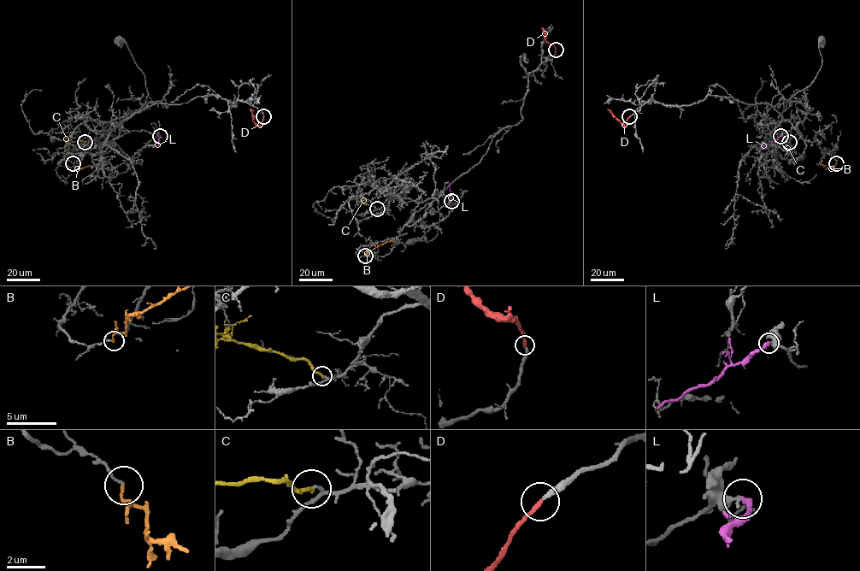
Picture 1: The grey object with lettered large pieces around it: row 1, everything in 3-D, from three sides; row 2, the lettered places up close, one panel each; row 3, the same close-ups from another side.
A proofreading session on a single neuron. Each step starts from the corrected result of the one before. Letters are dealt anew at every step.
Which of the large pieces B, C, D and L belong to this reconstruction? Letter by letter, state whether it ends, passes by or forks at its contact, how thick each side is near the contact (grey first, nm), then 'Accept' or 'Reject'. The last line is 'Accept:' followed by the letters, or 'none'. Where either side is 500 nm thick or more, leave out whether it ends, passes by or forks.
B: It ends there. Thickness 110 nm (grey) against 130 nm. Reject
C: It ends there. Thickness 140 nm (grey) against 200 nm. Reject
D: It ends there. Thickness 240 nm (grey) against 260 nm. Accept
L: It ends there. Thickness 280 nm (grey) against 280 nm. Reject
Accept: D

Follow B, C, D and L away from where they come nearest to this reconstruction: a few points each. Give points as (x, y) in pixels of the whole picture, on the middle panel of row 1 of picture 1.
B: (365, 256), (384, 243), (396, 242)
C: (377, 208), (361, 203), (358, 208)
D: (556, 50), (544, 38), (541, 27)
L: (451, 201), (449, 185), (452, 182)

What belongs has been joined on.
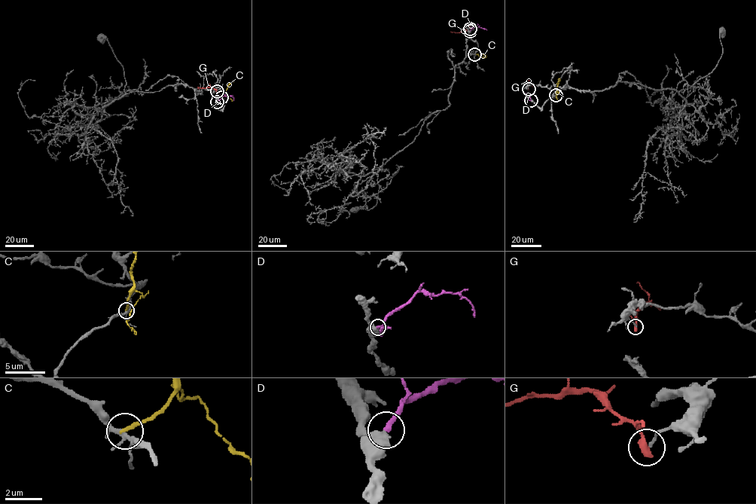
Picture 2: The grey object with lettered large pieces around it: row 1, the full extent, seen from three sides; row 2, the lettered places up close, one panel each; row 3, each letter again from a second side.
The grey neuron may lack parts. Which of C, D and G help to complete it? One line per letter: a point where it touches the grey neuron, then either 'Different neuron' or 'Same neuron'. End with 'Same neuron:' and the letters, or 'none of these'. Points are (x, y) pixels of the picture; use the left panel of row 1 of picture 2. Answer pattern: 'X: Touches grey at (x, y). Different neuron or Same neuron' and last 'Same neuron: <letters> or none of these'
C: Touches grey at (221, 97). Different neuron
D: Touches grey at (217, 102). Different neuron
G: Touches grey at (217, 91). Different neuron
Same neuron: none of these

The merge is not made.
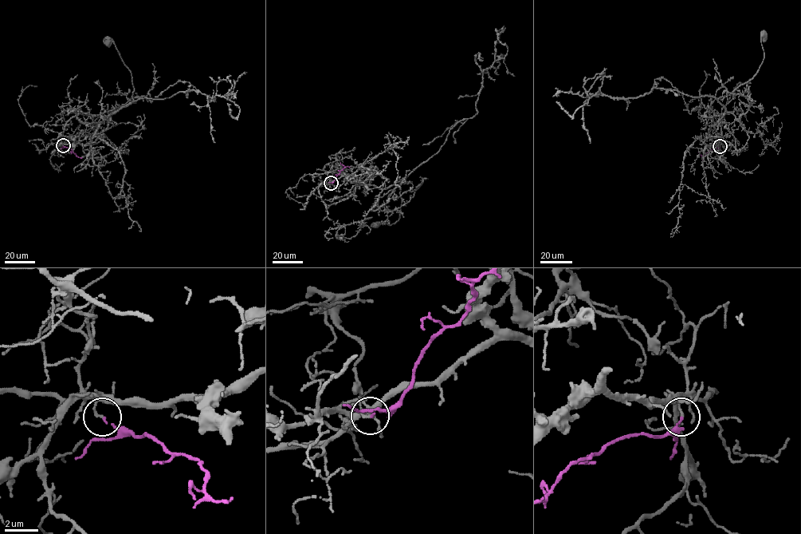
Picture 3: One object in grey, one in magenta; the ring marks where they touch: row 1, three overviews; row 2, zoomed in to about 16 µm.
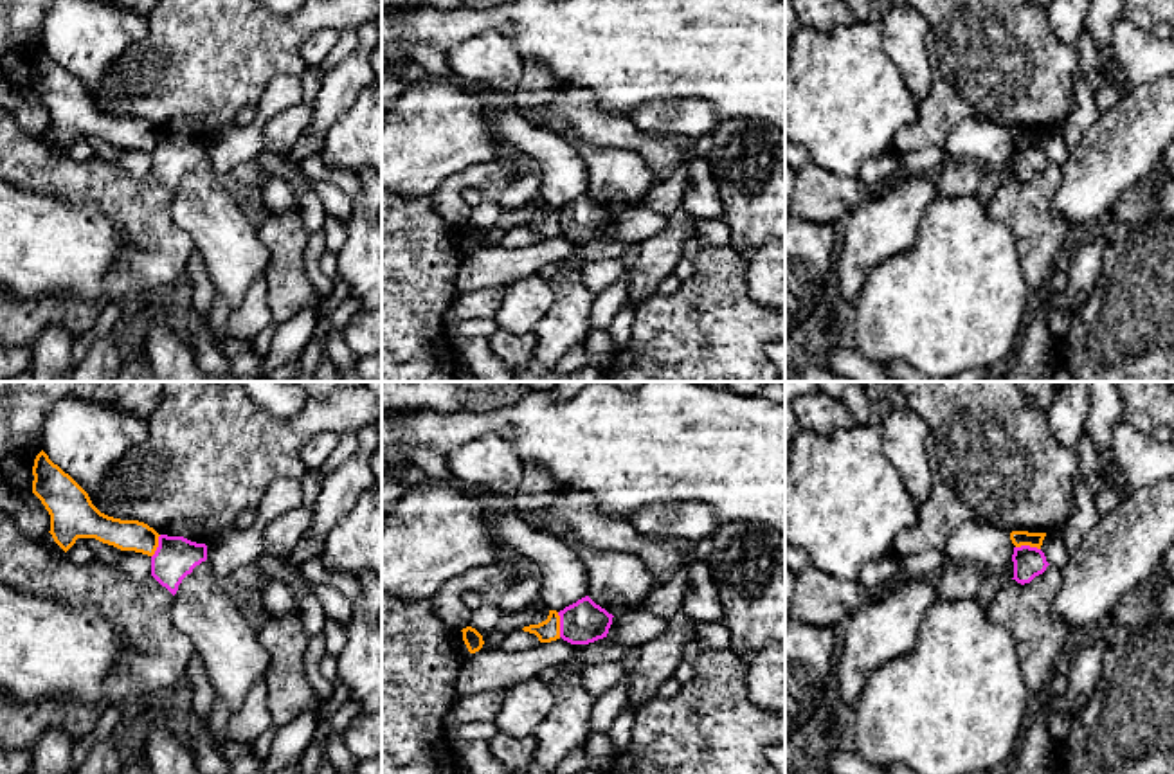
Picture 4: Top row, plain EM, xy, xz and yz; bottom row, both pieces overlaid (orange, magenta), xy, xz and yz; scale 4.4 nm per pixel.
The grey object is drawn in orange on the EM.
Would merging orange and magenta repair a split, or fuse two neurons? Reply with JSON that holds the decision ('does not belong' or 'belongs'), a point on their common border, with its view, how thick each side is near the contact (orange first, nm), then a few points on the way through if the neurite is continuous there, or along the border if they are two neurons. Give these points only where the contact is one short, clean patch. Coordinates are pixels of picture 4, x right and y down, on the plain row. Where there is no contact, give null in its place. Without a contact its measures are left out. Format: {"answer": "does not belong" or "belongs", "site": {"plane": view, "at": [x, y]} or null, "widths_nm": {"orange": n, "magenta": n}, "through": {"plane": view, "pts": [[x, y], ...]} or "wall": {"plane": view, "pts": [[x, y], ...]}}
{"answer": "does not belong", "site": {"plane": "xz", "at": [559, 222]}, "widths_nm": {"orange": 100, "magenta": 190}, "wall": {"plane": "xz", "pts": [[557, 209], [560, 233]]}}

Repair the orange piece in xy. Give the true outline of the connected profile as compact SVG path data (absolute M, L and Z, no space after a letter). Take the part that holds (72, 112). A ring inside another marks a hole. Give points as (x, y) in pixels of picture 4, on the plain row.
M41 47L32 63L32 90L50 112L50 131L67 149L77 135L95 135L121 148L153 153L158 130L139 117L101 110L88 90Z

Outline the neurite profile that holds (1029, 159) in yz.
M1030 142L1014 144L1012 158L1014 158L1012 176L1016 176L1021 182L1030 180L1035 173L1043 171L1050 162L1046 158L1044 149Z

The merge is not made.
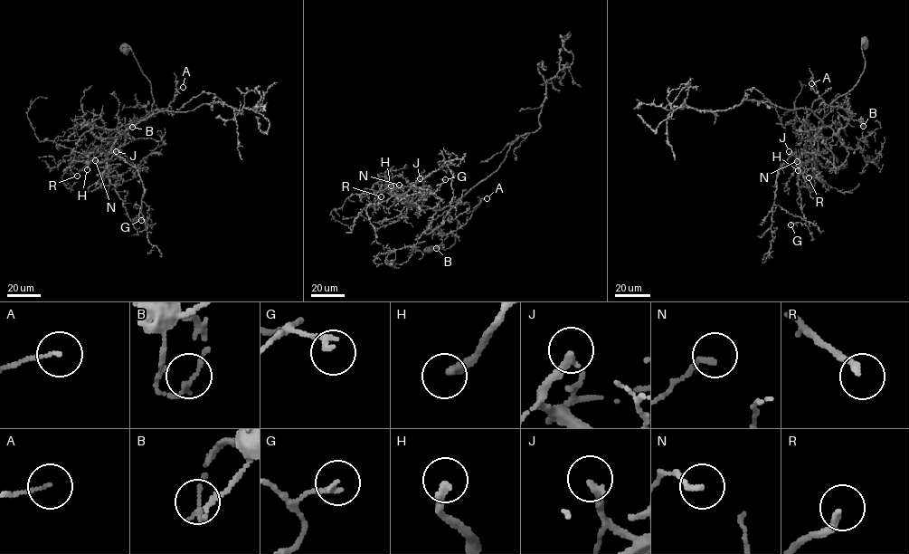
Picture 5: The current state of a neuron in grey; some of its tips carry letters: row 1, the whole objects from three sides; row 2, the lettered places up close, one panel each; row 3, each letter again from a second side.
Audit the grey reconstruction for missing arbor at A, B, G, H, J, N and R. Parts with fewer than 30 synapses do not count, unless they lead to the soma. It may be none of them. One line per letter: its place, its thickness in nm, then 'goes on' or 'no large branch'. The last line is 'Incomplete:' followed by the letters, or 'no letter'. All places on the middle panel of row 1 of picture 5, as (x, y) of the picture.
A: (487, 198) | 100 nm | no large branch
B: (436, 248) | 170 nm | no large branch
G: (445, 179) | 180 nm | no large branch
H: (391, 186) | 240 nm | goes on
J: (420, 178) | 260 nm | goes on
N: (399, 185) | 160 nm | no large branch
R: (381, 196) | 220 nm | goes on
Incomplete: H, J, R

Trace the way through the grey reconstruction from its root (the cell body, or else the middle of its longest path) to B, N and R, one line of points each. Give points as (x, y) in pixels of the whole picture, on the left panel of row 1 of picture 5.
B: (125, 48), (132, 52), (149, 81), (154, 100), (153, 113), (130, 128), (127, 134), (132, 127)
N: (125, 48), (132, 52), (149, 81), (153, 113), (129, 127), (104, 158), (95, 160)
R: (125, 48), (132, 52), (149, 81), (153, 113), (129, 127), (104, 158), (73, 160), (70, 168), (77, 176)

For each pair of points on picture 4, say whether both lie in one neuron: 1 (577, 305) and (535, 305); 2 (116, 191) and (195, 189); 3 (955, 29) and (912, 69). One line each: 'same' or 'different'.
1: different
2: different
3: different

